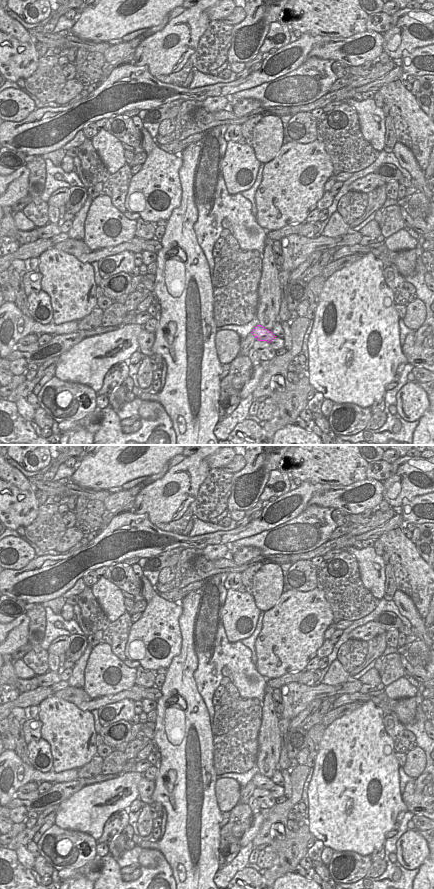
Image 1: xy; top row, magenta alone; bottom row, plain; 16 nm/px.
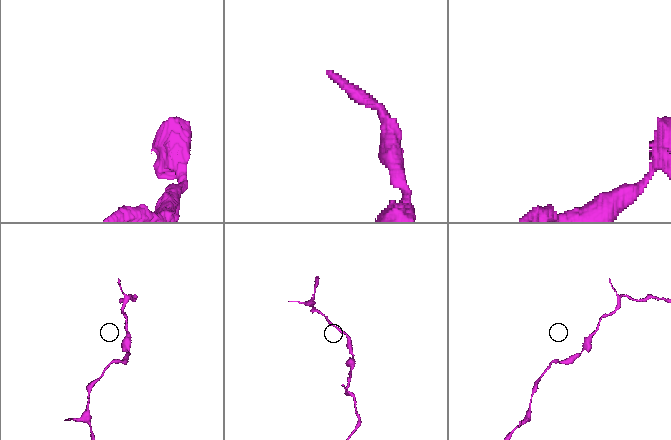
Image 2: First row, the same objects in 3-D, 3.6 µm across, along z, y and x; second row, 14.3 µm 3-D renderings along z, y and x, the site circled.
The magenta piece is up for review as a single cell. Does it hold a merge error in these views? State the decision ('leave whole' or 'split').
leave whole

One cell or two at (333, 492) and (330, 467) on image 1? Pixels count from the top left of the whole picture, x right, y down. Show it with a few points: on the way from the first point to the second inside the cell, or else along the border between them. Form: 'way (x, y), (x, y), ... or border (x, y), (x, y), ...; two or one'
border (309, 481), (336, 485), (350, 485), (355, 482); two

